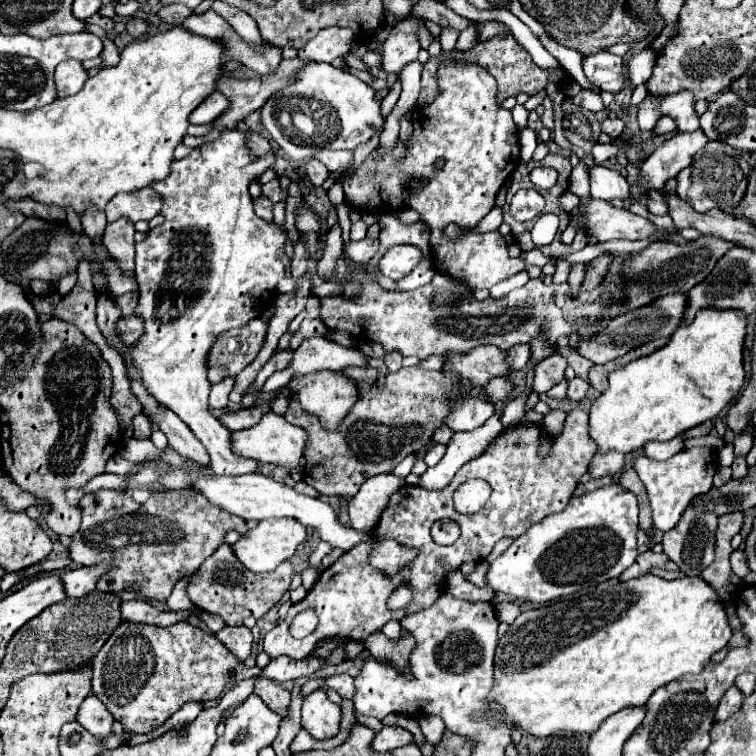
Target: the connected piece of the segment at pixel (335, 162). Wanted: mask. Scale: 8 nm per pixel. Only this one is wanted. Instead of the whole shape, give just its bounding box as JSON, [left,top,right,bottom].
[312,149,352,173]

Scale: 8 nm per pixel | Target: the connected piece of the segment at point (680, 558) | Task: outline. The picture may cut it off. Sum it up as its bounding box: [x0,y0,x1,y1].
[662,507,718,577]

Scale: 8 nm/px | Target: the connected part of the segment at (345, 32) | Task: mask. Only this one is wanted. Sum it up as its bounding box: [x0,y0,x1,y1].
[298,27,354,63]

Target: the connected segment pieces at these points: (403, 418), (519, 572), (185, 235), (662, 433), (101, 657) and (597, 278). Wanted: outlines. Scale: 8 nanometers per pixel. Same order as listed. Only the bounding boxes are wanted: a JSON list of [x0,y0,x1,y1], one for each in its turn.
[[284,367,458,497],[488,485,638,605],[124,129,286,477],[590,311,746,453],[92,621,242,735],[582,253,616,291]]

